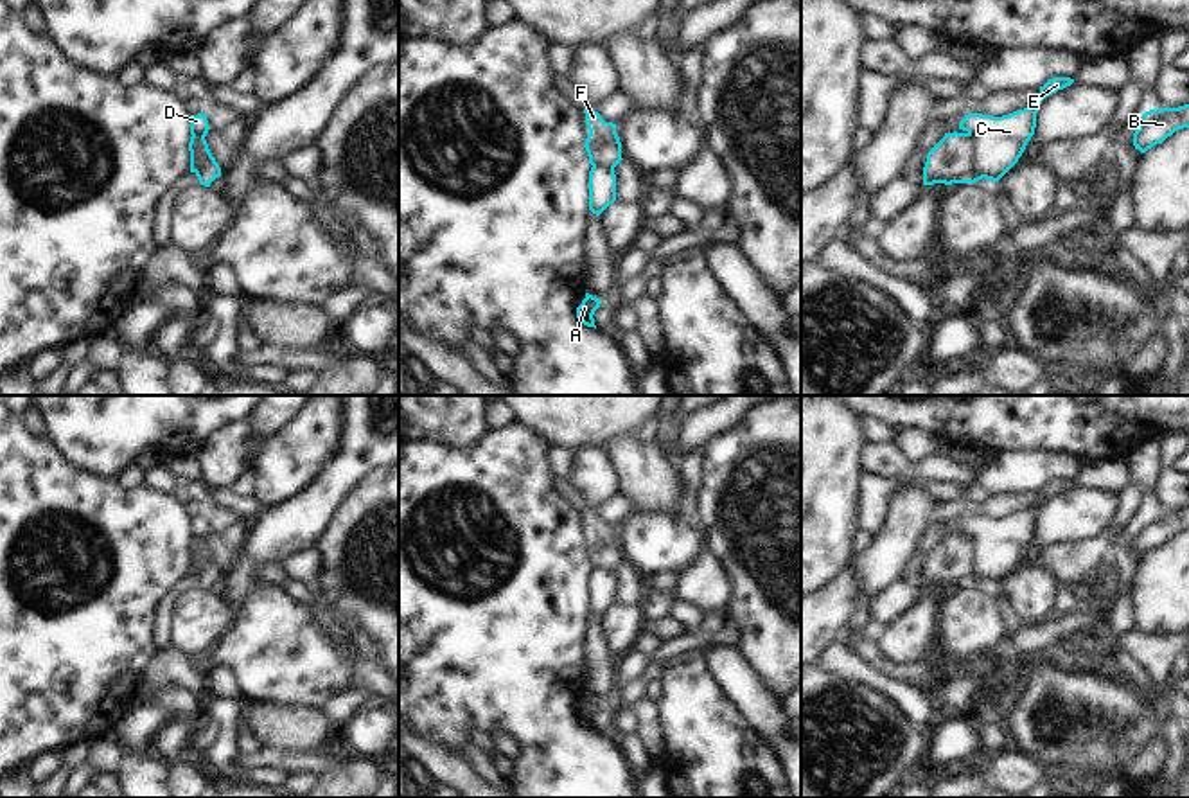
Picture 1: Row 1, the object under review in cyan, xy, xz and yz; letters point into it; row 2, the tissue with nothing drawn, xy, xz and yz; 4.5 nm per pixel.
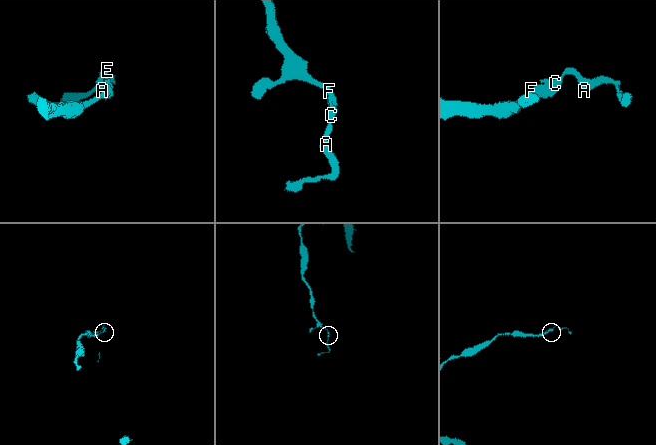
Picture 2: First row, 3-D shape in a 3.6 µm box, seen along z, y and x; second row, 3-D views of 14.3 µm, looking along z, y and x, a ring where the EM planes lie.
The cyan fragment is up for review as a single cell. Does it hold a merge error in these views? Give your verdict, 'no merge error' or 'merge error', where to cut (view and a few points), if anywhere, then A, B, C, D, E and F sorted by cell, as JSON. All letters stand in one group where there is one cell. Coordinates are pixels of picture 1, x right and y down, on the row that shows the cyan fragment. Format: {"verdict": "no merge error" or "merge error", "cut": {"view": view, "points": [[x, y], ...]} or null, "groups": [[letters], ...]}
{"verdict": "merge error", "cut": {"view": "yz", "points": [[968, 132], [972, 159], [983, 177]]}, "groups": [["A", "B", "C", "D", "E"], ["F"]]}

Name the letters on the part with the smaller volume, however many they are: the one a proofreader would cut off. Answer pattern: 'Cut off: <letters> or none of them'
Cut off: A, B, C, D, E

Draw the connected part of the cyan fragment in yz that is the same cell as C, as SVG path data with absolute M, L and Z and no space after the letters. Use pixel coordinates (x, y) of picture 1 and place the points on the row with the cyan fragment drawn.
M1052 77L1040 86L1036 104L993 117L968 113L959 122L959 129L968 131L973 138L973 160L982 178L999 182L1022 156L1027 142L1035 135L1036 113L1042 101L1058 90L1070 86L1070 77Z

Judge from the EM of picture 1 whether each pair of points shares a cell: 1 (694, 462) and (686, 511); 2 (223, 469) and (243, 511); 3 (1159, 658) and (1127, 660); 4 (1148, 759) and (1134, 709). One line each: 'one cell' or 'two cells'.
1: one cell
2: two cells
3: two cells
4: two cells

